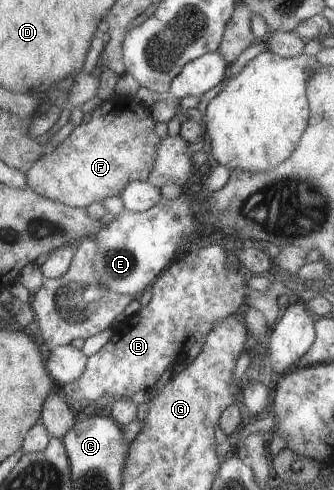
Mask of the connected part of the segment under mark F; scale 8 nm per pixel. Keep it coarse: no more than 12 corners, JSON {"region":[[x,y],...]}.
{"region":[[92,110],[31,165],[27,184],[73,208],[146,182],[154,117]]}

